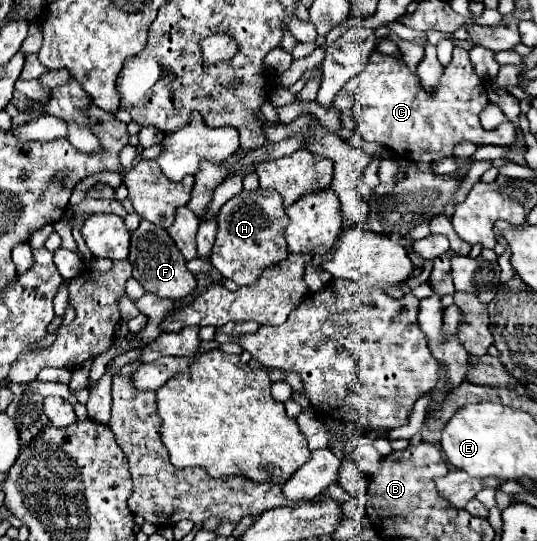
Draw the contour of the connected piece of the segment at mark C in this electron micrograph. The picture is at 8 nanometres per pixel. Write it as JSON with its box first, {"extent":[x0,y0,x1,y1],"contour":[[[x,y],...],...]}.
{"extent":[344,48,516,164],"contour":[[[454,48],[454,56],[452,62],[446,66],[444,76],[438,84],[436,92],[428,92],[420,80],[416,78],[416,74],[402,62],[396,60],[392,56],[384,56],[380,52],[372,52],[372,56],[368,58],[368,64],[364,66],[364,70],[360,74],[356,74],[346,86],[344,92],[354,100],[354,122],[356,122],[356,134],[366,140],[366,142],[378,142],[384,148],[388,148],[390,152],[394,152],[400,158],[408,158],[412,162],[426,162],[432,164],[444,156],[452,156],[452,148],[458,142],[472,142],[476,146],[482,144],[494,144],[494,146],[514,146],[516,144],[516,128],[512,124],[502,124],[500,128],[494,130],[484,130],[480,126],[480,118],[478,114],[482,112],[490,101],[485,95],[484,81],[480,78],[472,68],[470,60],[468,60],[468,50],[464,48]]]}

